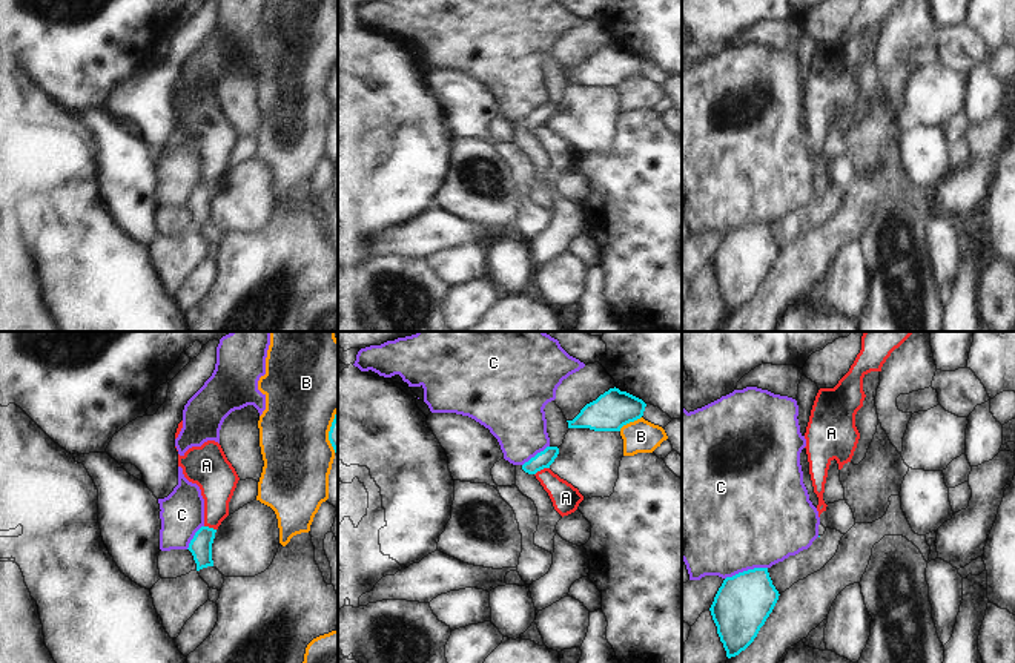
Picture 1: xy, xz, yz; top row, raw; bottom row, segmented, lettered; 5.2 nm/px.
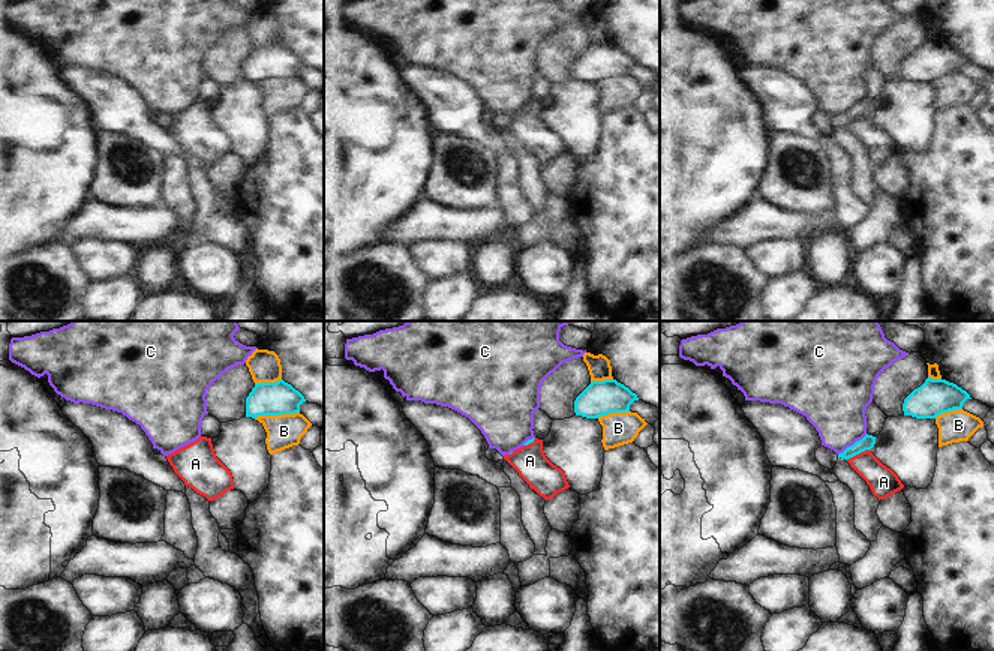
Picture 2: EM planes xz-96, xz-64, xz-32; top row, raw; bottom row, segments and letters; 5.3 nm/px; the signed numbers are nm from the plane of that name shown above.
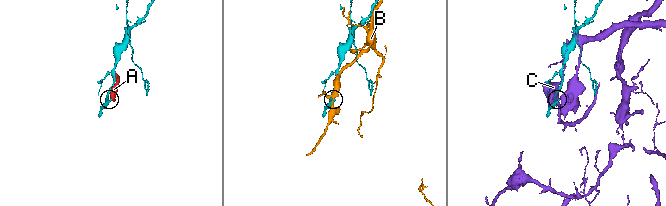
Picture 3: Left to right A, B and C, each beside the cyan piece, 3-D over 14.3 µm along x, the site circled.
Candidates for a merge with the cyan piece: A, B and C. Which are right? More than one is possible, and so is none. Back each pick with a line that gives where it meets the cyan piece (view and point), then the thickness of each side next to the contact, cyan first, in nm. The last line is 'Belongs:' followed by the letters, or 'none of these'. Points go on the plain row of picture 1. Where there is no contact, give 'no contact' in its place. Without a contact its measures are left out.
Belongs: none of these

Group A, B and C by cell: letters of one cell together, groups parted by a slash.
A / B / C

